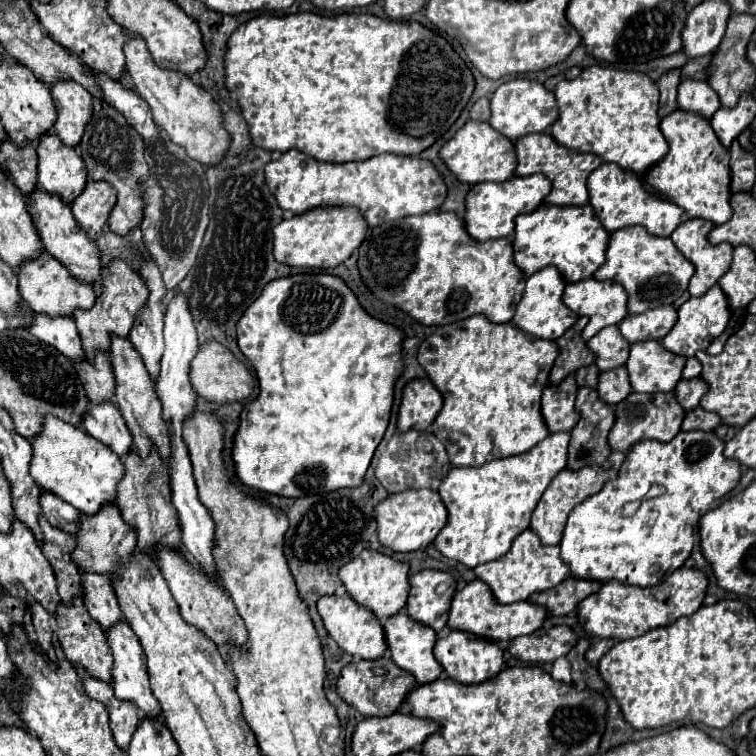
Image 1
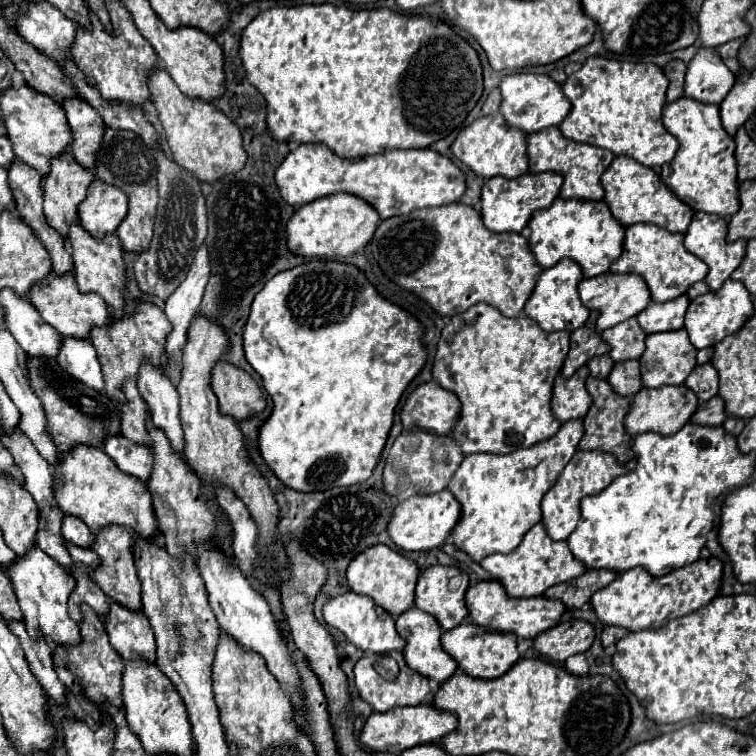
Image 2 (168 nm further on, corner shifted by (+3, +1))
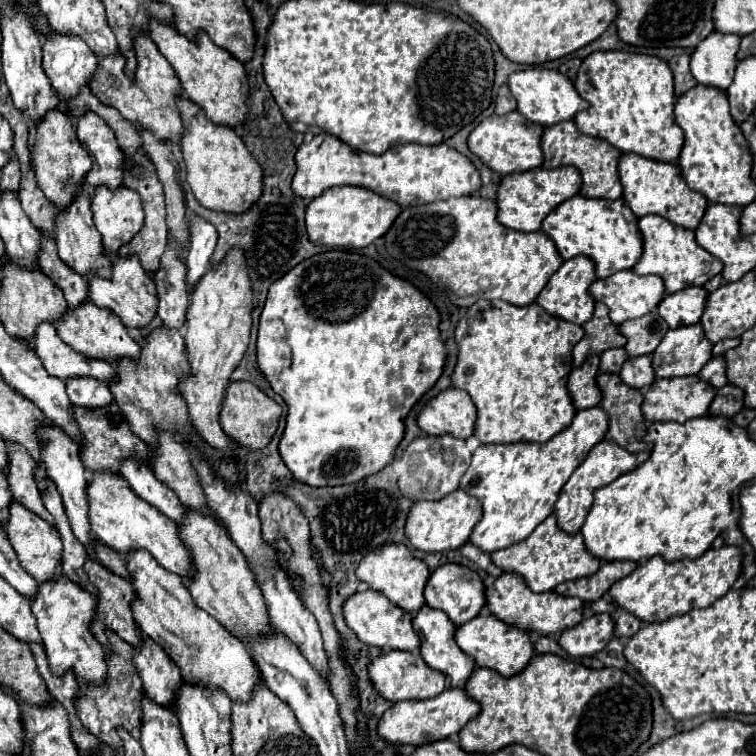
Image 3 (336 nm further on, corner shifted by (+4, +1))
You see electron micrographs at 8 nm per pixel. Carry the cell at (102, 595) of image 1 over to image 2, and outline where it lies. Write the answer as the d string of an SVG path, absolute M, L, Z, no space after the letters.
M111 601L111 613L103 621L111 645L125 661L131 661L131 657L147 657L147 661L155 663L155 637L143 613L129 611Z

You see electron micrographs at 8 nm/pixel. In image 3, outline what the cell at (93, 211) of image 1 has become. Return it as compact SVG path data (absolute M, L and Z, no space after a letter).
M96 187L92 197L92 213L96 229L102 235L102 245L108 253L116 253L118 247L126 243L144 221L140 197L126 187Z

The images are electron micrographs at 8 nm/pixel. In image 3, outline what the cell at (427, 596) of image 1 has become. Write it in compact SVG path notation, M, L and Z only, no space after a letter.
M446 563L446 565L440 565L428 579L426 587L424 587L424 599L426 599L426 605L432 607L432 609L440 609L444 611L450 621L460 627L464 625L466 621L474 619L480 609L484 607L484 585L482 585L482 579L476 571L470 571L468 567L462 567L462 565L456 565L456 563Z

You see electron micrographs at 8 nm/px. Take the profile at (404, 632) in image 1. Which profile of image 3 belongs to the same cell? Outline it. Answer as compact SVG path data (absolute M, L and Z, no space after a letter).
M422 607L416 617L412 619L414 631L420 637L420 655L426 661L428 667L444 673L450 679L452 687L460 687L466 683L466 679L470 677L472 669L474 669L474 659L470 659L466 653L460 651L460 647L454 641L454 631L456 627L452 625L452 621L446 617L446 613L438 611L438 609L430 609L430 607Z

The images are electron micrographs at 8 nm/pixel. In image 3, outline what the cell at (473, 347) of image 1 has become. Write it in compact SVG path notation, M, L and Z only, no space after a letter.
M478 301L472 305L456 325L456 345L458 357L452 371L452 387L468 391L472 397L478 419L474 427L474 437L484 445L498 443L544 443L570 425L576 409L566 393L566 381L572 369L572 347L582 339L584 329L570 321L558 321L538 309L538 303L526 307L514 307L502 303L496 307L490 301Z

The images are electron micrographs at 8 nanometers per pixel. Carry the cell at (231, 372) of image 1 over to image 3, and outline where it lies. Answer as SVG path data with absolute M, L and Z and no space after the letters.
M230 381L226 387L226 395L222 401L220 411L220 425L226 435L236 439L236 443L244 449L262 449L266 443L270 443L272 435L276 433L278 421L282 415L282 407L270 399L264 391L260 391L250 381Z

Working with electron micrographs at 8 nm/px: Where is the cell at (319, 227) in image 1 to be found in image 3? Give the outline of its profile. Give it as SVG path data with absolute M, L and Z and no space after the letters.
M330 187L320 197L312 199L306 207L306 233L314 245L330 245L334 249L358 251L372 245L394 223L400 207L392 201L366 191L362 187Z

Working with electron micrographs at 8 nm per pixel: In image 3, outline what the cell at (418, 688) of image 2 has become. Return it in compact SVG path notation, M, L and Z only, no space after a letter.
M386 651L382 655L378 655L376 659L370 661L368 665L368 675L370 681L374 685L374 689L378 691L378 695L382 695L384 699L398 703L398 701L406 701L406 699L430 699L436 697L438 693L444 691L446 685L446 677L442 677L438 671L430 669L420 655L408 653L408 651Z

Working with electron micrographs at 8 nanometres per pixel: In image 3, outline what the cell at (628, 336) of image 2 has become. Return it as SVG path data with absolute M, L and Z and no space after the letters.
M652 311L638 319L624 321L618 331L622 337L626 337L624 349L628 357L640 357L652 353L658 347L658 341L666 335L668 325Z

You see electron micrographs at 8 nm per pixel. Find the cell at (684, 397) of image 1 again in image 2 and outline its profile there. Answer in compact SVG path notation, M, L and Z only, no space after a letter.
M705 363L693 369L693 373L685 379L685 385L697 393L699 401L707 401L719 391L719 375L711 363Z

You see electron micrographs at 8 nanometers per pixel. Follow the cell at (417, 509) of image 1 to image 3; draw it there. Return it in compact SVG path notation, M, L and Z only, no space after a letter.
M456 489L440 501L416 501L406 517L404 533L414 549L442 553L462 547L470 537L470 529L478 523L480 517L482 517L482 507L478 499L466 495L462 489Z

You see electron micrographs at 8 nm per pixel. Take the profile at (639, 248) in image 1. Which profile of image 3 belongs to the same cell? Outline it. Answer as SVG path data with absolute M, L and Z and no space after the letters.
M658 215L642 217L638 221L638 227L640 227L640 233L644 239L644 249L642 249L640 261L632 267L632 271L638 275L662 277L662 281L666 285L666 293L676 293L686 287L704 285L710 277L718 275L722 271L722 263L714 255L710 255L708 251L704 251L702 247L696 245L694 231L676 227Z

